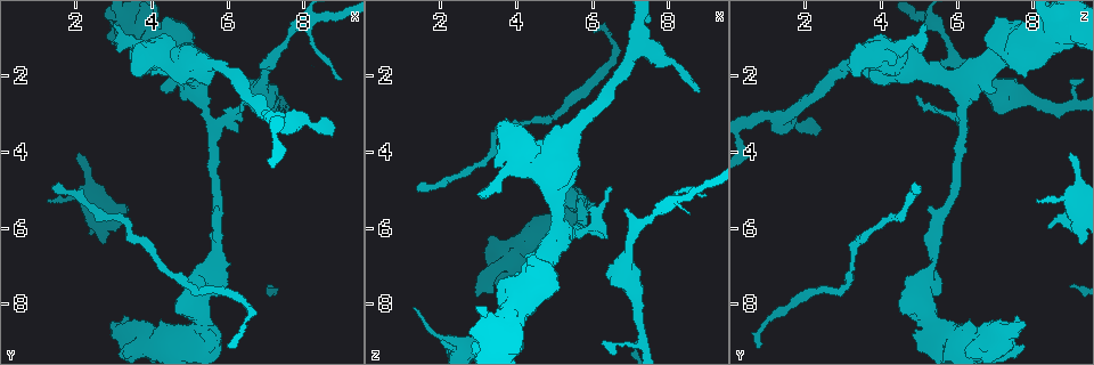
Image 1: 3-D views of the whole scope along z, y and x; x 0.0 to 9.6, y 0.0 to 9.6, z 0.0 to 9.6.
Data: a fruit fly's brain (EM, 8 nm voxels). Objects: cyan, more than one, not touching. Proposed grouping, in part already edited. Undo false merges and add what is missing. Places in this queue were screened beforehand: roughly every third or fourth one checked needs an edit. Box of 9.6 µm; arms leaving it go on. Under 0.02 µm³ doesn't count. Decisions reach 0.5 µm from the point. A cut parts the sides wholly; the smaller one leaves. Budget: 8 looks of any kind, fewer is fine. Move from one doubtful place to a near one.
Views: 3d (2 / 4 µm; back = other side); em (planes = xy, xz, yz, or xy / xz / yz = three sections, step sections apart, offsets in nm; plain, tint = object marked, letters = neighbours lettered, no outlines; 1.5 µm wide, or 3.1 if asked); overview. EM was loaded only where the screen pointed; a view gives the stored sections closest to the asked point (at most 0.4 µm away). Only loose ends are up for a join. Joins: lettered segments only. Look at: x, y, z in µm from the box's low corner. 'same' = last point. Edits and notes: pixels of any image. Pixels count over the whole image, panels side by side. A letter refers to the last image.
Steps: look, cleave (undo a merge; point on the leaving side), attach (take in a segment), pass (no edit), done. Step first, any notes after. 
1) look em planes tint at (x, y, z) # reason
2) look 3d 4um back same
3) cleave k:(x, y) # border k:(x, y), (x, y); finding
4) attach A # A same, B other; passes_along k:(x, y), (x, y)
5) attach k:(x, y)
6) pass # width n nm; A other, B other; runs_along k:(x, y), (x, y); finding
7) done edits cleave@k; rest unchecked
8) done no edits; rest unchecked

look em yz step 4 letters at (6.85, 1.85, 5.45) # an open end

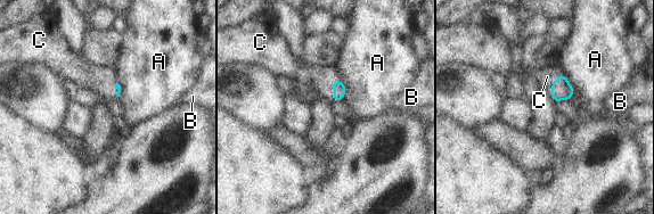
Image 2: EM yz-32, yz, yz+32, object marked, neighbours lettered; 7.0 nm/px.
attach C # A other, B other, C same; passes_along 2:(561, 88), (553, 84), (547, 76); it goes on there

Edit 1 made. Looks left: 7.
look overview

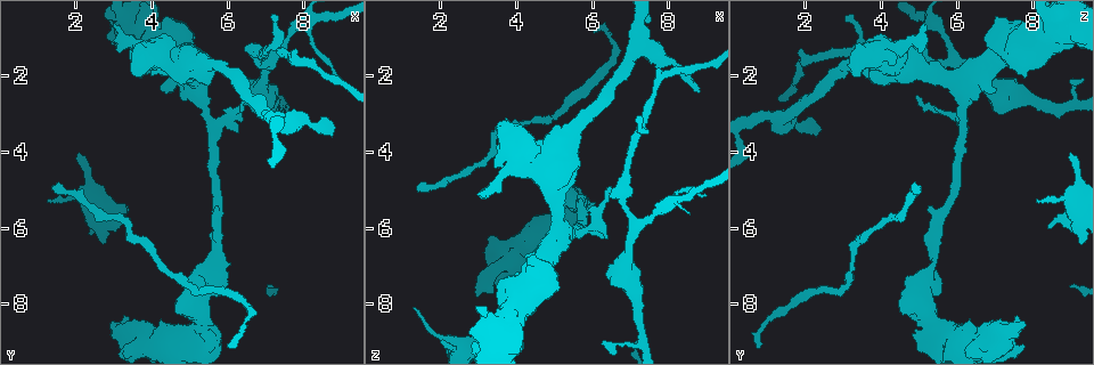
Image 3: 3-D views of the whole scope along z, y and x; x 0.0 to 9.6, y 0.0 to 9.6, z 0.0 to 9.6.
look 3d 4um back at (6.30, 2.05, 9.10) # tapers out

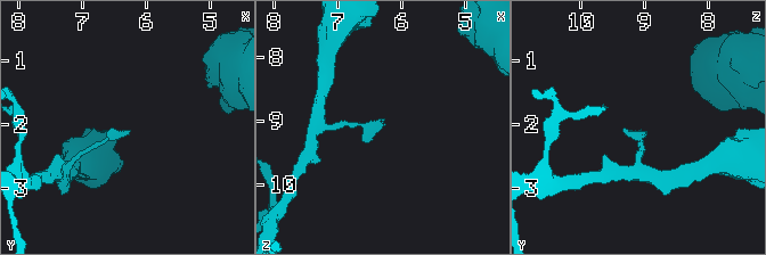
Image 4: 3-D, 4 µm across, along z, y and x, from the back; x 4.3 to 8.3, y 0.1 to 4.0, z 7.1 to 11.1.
look em planes letters at (6.30, 2.10, 9.05)

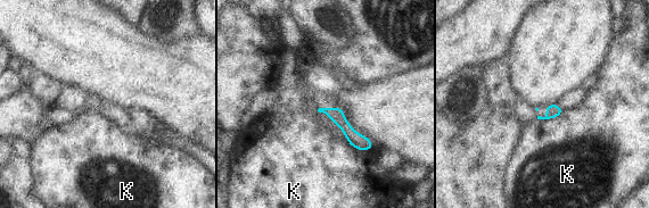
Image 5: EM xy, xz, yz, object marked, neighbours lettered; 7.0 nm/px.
pass # width 100 nm; K other; runs_along 5:(326, 110), (360, 142), (369, 144); no lettered segment goes on from it

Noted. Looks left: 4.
look em planes tint at (2.10, 4.05, 9.05) # an open end

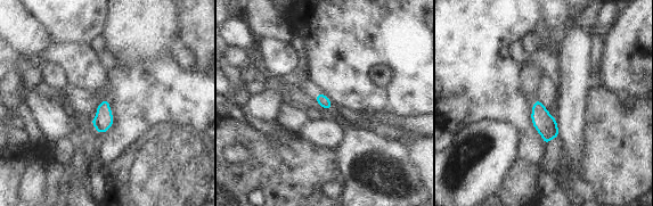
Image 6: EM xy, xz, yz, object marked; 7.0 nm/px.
look em planes letters same

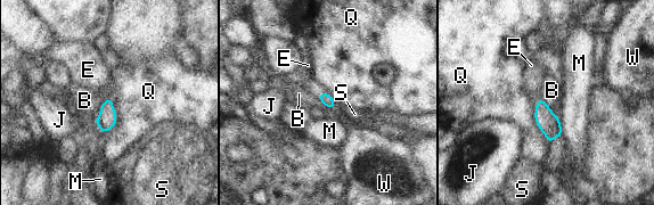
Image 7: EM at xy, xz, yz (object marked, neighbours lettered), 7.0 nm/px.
attach E # B other, E same, J other, M other, Q other, S other, W other; the neuron continues

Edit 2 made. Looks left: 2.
done edits attach@2, attach@7; rest unchecked

